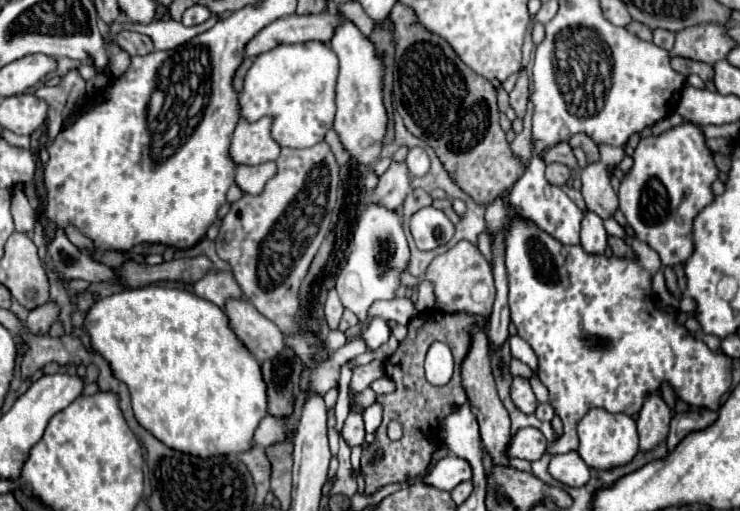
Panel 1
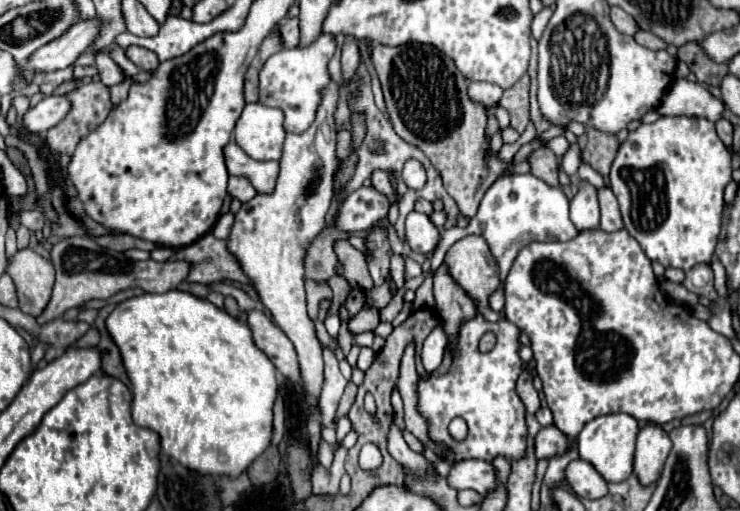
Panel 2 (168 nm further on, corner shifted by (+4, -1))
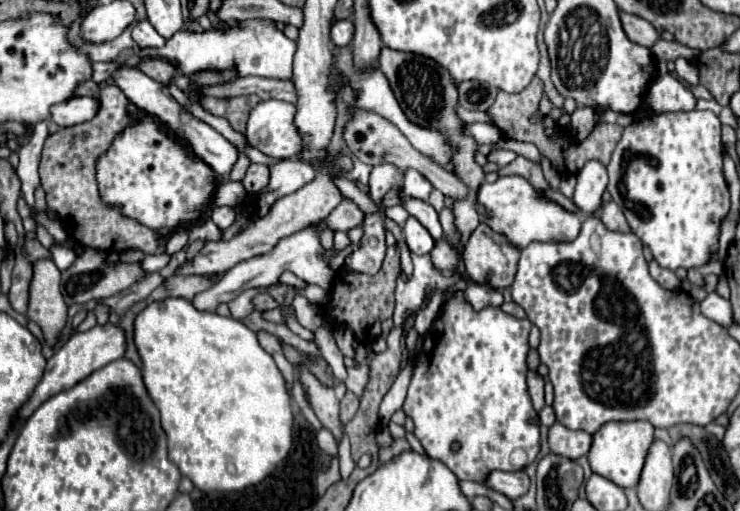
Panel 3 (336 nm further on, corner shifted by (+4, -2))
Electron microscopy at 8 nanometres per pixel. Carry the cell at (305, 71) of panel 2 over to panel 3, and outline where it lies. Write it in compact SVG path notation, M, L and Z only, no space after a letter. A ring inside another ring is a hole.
M342 19L342 21L334 21L332 31L330 31L330 39L334 45L348 45L354 37L354 21L350 19Z

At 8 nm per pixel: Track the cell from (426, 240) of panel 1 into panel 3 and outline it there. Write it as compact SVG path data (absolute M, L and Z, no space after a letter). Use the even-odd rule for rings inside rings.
M408 217L408 221L404 223L404 241L408 249L416 255L426 255L434 247L434 239L416 217Z

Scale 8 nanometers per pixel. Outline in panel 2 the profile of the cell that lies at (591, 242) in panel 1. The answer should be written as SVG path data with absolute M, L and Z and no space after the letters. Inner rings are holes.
M582 182L578 194L570 200L570 220L580 232L600 228L598 198L594 196L594 192L596 192L594 186Z

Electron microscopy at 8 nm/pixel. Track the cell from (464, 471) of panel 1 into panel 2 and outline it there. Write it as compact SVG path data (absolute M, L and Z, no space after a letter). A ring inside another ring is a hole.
M458 460L450 466L448 472L448 484L456 490L470 488L476 490L478 494L486 494L496 486L496 474L490 462L484 460Z

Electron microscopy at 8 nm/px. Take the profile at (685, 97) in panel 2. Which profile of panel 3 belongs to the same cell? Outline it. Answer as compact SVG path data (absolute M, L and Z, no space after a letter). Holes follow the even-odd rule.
M666 73L666 75L656 75L650 81L644 95L644 105L650 107L654 113L692 111L696 107L696 99L684 83Z

